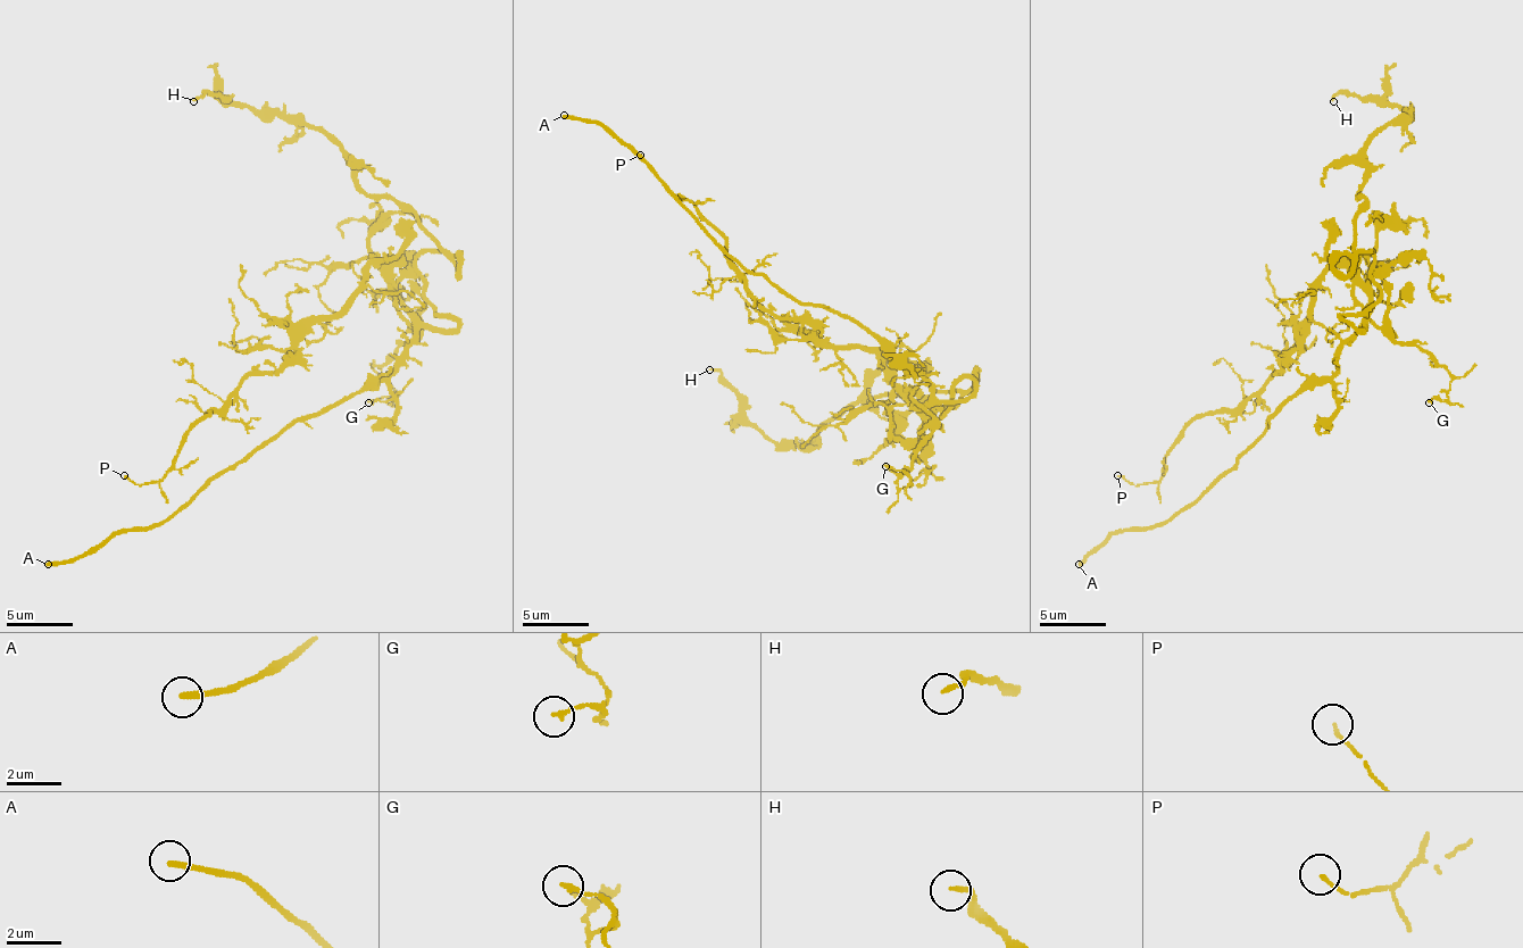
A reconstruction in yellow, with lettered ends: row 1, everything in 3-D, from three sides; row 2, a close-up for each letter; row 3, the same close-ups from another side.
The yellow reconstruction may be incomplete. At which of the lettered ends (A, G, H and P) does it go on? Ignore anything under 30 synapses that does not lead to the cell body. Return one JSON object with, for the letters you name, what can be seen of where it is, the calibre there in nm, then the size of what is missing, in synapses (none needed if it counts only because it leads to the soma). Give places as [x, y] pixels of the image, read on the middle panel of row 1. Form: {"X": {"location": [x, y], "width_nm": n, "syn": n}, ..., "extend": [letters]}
{"A": {"location": [564, 115], "width_nm": 220}, "extend": ["A"]}

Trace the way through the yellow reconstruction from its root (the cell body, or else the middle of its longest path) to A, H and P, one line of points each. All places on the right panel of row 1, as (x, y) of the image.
A: (1353, 333), (1337, 356), (1337, 369), (1297, 392), (1237, 462), (1191, 505), (1161, 524), (1115, 531), (1079, 564)
H: (1353, 333), (1370, 306), (1353, 259), (1376, 243), (1359, 193), (1366, 147), (1406, 114), (1333, 101)
P: (1353, 333), (1370, 299), (1333, 266), (1280, 372), (1233, 409), (1200, 412), (1157, 482), (1117, 475)

